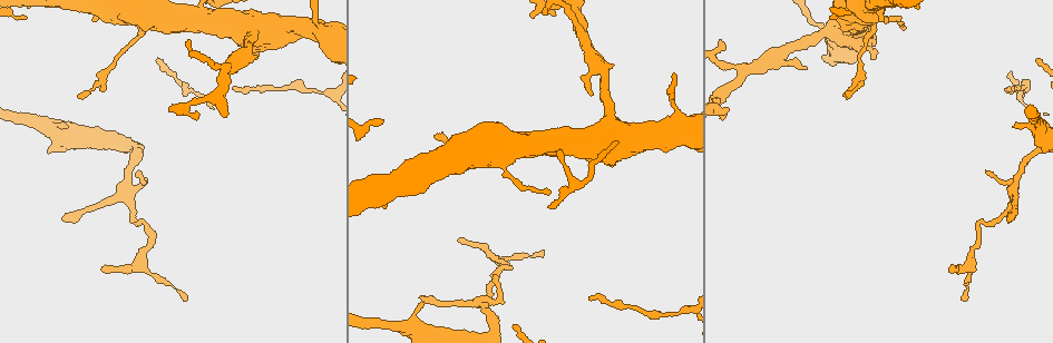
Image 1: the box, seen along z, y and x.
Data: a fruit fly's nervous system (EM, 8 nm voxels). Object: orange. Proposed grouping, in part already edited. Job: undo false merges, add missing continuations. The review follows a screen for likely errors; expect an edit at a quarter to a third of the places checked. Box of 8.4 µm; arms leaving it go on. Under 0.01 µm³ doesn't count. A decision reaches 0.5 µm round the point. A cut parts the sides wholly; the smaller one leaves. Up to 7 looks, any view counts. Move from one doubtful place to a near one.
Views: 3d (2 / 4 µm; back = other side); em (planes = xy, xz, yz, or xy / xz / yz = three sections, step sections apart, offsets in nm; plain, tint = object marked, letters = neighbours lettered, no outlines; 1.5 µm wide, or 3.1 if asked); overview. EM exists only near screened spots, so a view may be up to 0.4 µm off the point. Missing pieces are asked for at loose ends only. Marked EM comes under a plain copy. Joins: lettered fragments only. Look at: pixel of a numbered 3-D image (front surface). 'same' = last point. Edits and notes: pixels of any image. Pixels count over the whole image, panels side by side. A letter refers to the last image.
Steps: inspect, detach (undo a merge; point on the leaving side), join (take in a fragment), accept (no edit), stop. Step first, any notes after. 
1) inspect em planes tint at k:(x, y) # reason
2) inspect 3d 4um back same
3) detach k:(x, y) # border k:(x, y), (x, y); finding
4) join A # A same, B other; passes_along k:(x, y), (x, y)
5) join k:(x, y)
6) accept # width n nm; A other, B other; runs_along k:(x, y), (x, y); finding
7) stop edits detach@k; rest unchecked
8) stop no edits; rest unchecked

inspect em planes letters at 1:(100, 269) # tapers out

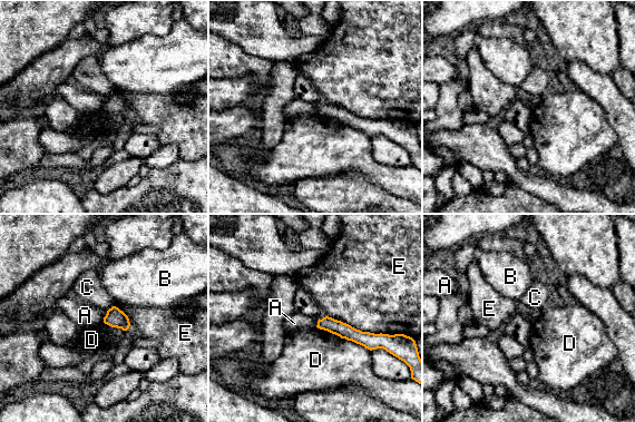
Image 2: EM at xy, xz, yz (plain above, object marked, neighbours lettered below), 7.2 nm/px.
accept # A other, B other, C other, D other, E other; border 2:(318, 321), (315, 326); none of them fits

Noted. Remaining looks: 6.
inspect em planes letters at 1:(185, 298) # thin end

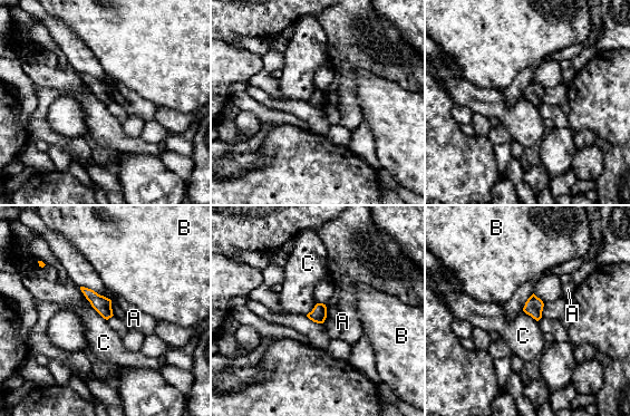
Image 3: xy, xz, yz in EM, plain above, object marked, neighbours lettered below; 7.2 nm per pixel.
accept # width 120 nm; A other, B other, C other; border 3:(79, 287), (85, 298), (106, 320); none of them fits

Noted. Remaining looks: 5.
inspect em 3.1um yz step 8 tint at 1:(1009, 215) # tapers out

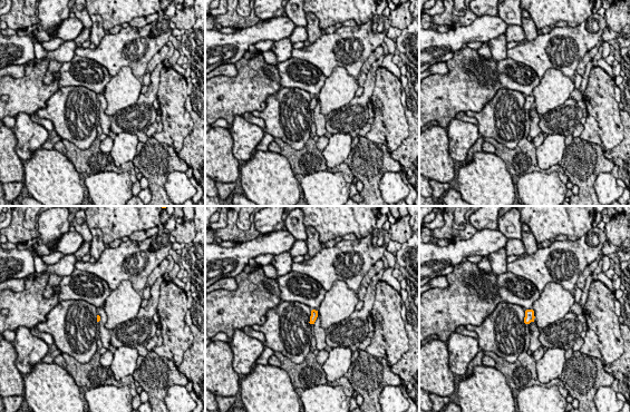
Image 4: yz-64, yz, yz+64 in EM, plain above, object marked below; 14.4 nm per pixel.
inspect em 3.1um planes letters same # another direction

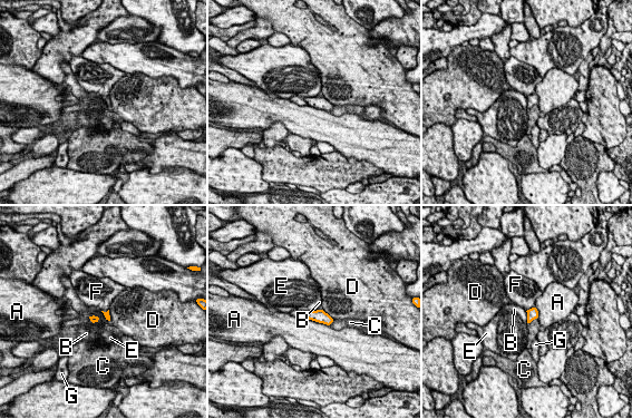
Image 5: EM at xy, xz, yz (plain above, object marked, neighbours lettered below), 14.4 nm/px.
accept # A other, B other, C other, D other, E other, F other, G other; border 5:(100, 311), (109, 321); no lettered fragment goes on from it

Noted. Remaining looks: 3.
stop no edits; rest unchecked

